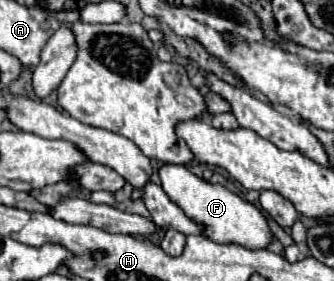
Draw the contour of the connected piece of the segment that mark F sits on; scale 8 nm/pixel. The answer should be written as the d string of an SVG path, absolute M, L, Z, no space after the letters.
M162 164L158 168L162 190L166 196L182 208L182 212L202 226L202 236L218 244L236 244L246 250L262 250L274 240L268 226L268 218L248 200L224 188L222 184L212 184L204 178L192 174L184 164Z

